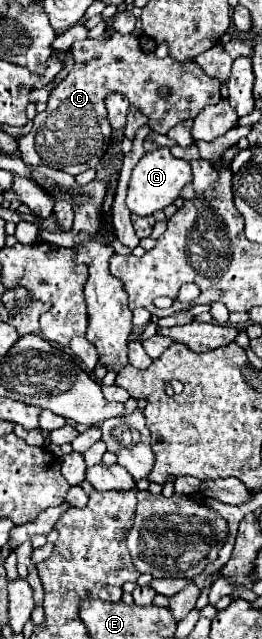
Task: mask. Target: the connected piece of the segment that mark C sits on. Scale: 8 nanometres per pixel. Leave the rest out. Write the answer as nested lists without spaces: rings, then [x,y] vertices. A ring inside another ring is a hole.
[[[113,33],[111,39],[77,41],[77,45],[73,45],[73,59],[75,65],[71,73],[51,91],[47,109],[33,119],[29,135],[19,139],[21,159],[27,165],[45,165],[69,175],[95,167],[109,147],[111,125],[103,103],[109,93],[125,95],[131,105],[149,117],[149,125],[157,133],[167,133],[173,125],[195,119],[201,109],[221,99],[219,81],[207,77],[195,61],[177,63],[171,57],[157,59],[155,53],[141,51],[139,39],[133,35]],[[163,85],[171,89],[167,99],[159,95],[159,87]]]

